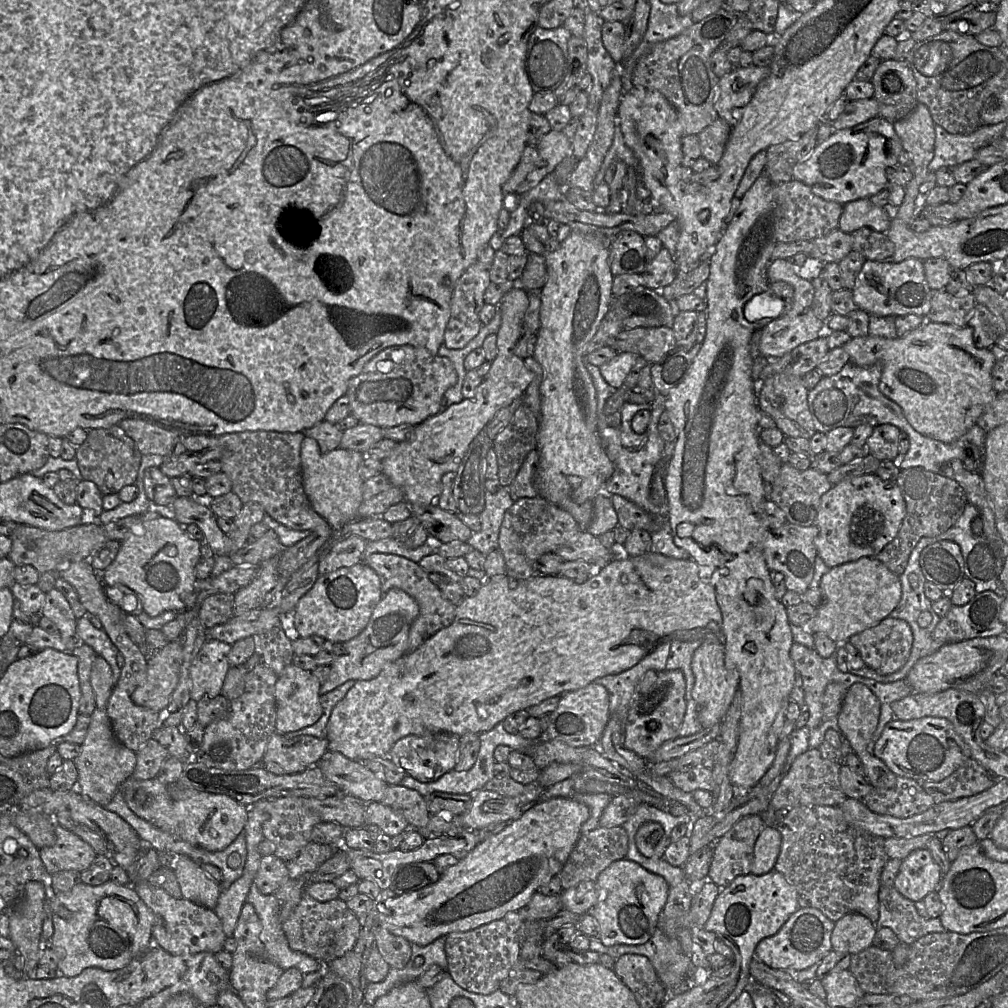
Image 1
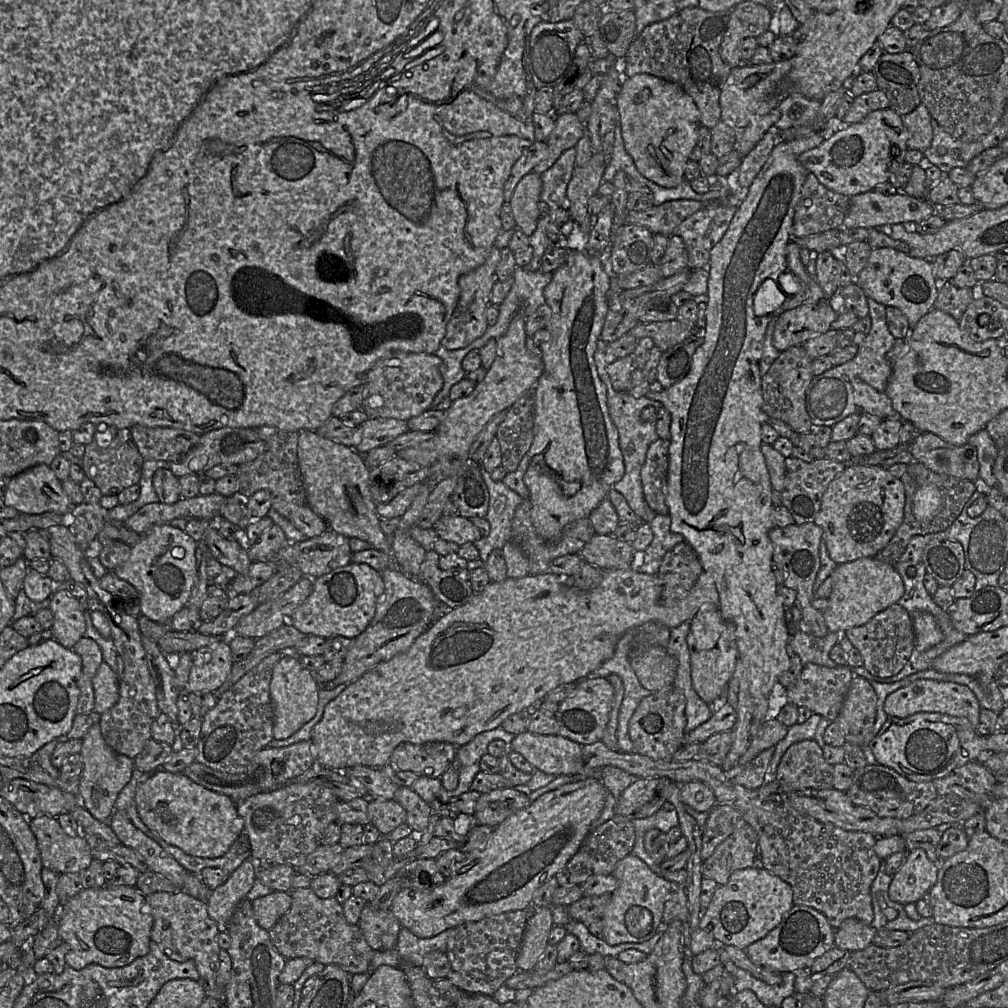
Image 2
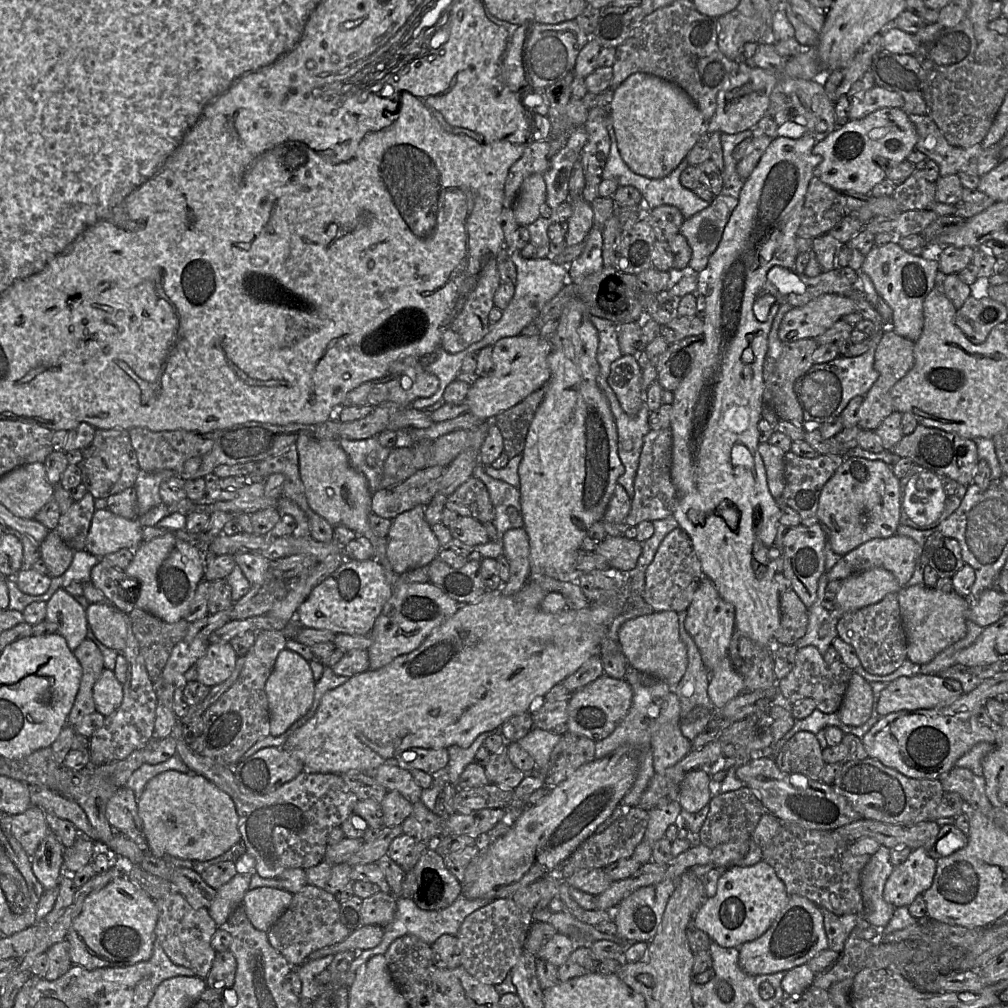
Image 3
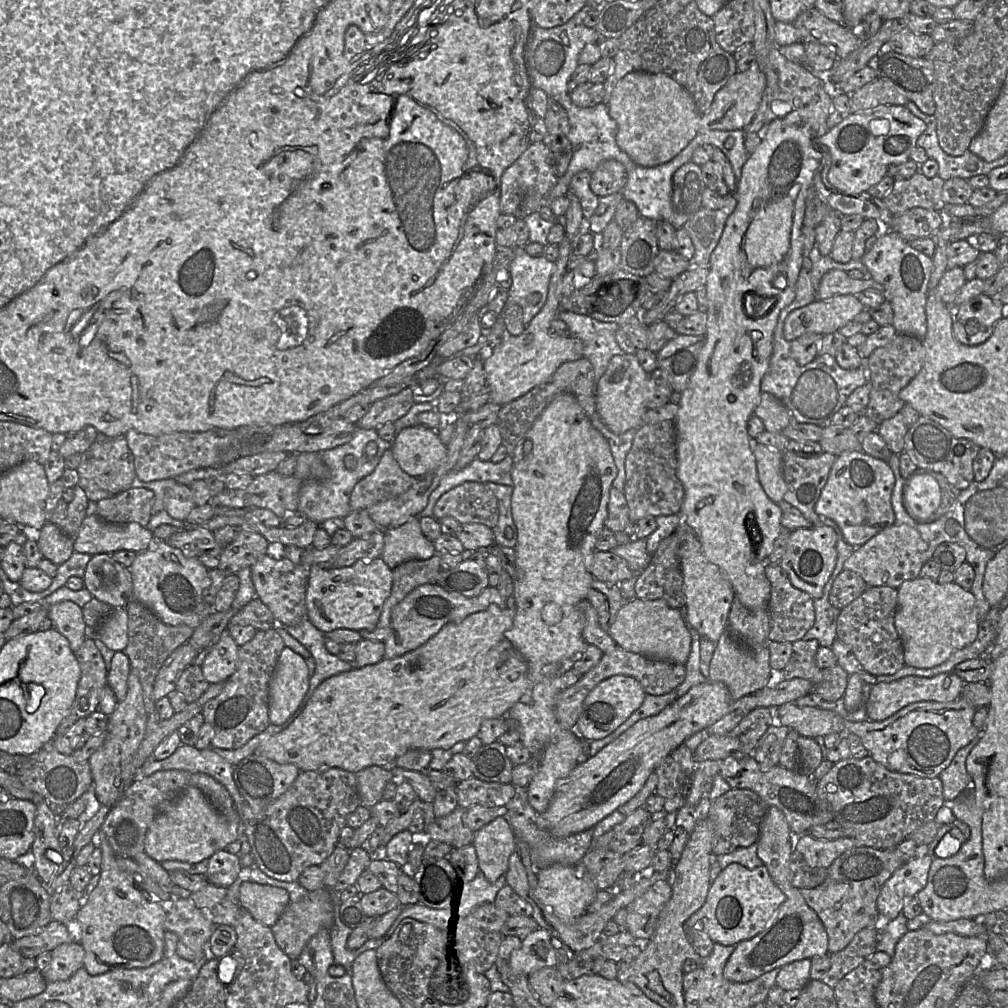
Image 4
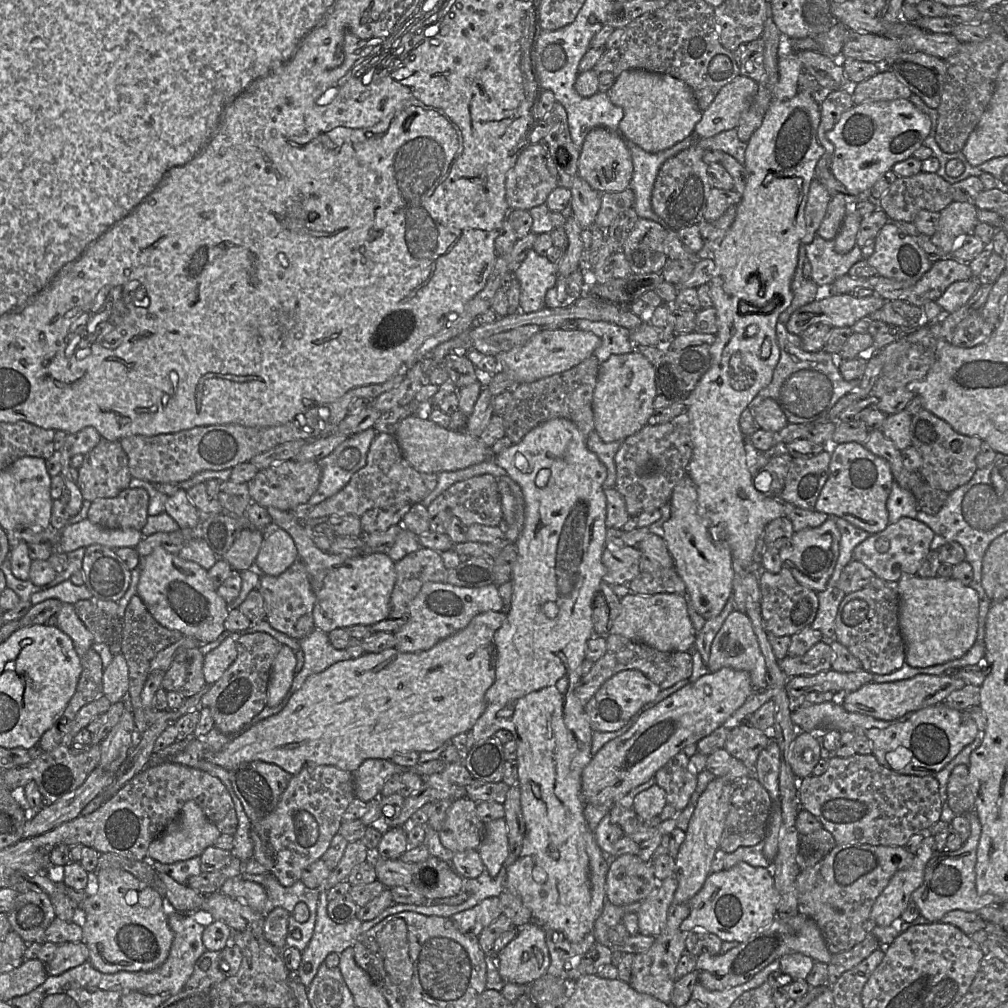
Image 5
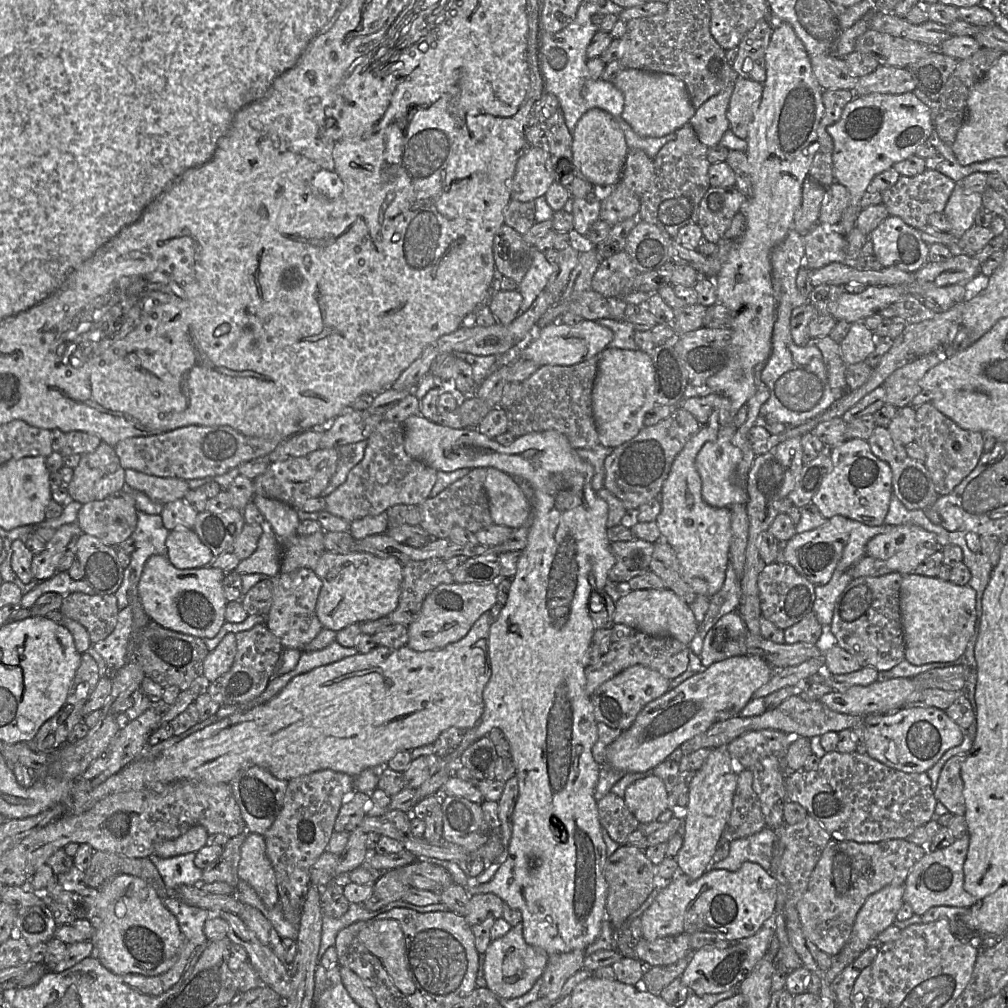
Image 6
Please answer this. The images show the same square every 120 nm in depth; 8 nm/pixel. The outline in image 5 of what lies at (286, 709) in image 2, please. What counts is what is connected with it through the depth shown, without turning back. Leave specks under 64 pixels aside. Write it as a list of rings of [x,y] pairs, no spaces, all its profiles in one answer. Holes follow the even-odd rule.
[[[287,645],[280,648],[270,673],[266,706],[277,706],[289,691],[296,675],[295,652]]]

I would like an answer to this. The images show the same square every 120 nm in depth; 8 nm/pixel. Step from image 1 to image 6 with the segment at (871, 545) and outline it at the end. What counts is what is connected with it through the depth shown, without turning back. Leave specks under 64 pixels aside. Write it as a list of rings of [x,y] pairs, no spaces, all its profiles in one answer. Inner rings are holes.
[[[854,438],[831,448],[832,469],[823,478],[811,499],[826,519],[841,515],[868,526],[880,526],[887,515],[892,496],[892,470],[876,457],[866,440]]]

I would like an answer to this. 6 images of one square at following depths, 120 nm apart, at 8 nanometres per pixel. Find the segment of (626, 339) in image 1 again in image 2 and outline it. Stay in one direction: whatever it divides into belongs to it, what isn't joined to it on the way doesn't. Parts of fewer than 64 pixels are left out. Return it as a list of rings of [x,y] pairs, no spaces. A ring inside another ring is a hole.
[[[676,319],[663,322],[638,323],[628,331],[637,340],[644,337],[651,338],[654,345],[663,352],[698,332],[696,327],[689,327]]]

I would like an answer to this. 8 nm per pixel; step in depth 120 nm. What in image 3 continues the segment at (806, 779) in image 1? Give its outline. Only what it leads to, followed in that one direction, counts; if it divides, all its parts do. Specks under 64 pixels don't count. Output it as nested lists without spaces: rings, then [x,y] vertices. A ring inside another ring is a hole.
[[[808,731],[793,735],[773,758],[781,771],[790,775],[802,774],[814,781],[820,781],[820,774],[826,764],[815,734]]]

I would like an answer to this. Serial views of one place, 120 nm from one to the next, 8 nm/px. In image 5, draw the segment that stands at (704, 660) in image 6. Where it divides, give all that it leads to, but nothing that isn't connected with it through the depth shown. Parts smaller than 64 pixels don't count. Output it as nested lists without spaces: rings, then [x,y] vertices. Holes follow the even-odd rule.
[[[733,610],[726,617],[711,646],[710,657],[707,663],[708,670],[715,672],[723,667],[747,671],[750,674],[754,690],[767,688],[765,659],[754,633],[752,623],[745,613],[737,610]]]

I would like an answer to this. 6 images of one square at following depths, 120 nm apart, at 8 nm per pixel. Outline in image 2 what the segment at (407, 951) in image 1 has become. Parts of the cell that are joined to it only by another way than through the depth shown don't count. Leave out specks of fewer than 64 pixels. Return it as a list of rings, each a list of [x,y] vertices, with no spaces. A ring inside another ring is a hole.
[[[366,903],[358,925],[374,951],[396,947],[401,926],[390,910],[377,910]]]

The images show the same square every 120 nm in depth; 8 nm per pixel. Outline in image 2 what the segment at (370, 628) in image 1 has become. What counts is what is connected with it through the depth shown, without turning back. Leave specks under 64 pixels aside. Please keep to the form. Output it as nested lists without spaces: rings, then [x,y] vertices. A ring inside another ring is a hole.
[[[386,568],[381,572],[384,592],[374,617],[367,628],[353,639],[353,645],[346,653],[339,675],[322,686],[331,689],[340,684],[350,684],[382,661],[406,651],[434,621],[445,612],[438,603],[431,588],[422,580],[410,578],[400,569]]]

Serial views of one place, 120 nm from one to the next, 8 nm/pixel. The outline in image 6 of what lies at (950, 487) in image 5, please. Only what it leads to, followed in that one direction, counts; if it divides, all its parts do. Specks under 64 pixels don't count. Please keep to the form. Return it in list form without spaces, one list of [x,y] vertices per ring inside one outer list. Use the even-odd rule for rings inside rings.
[[[931,402],[924,403],[916,408],[914,441],[926,453],[924,464],[940,496],[951,493],[972,472],[984,453],[983,438],[980,432],[960,428],[950,418],[937,410]]]

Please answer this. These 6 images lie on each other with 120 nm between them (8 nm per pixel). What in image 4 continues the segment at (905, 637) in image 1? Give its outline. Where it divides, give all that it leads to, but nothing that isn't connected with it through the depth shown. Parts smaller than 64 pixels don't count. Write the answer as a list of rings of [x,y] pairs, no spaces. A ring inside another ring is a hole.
[[[868,586],[837,618],[837,638],[851,647],[863,669],[873,675],[890,675],[904,665],[901,639],[895,627],[898,590],[889,586]]]

